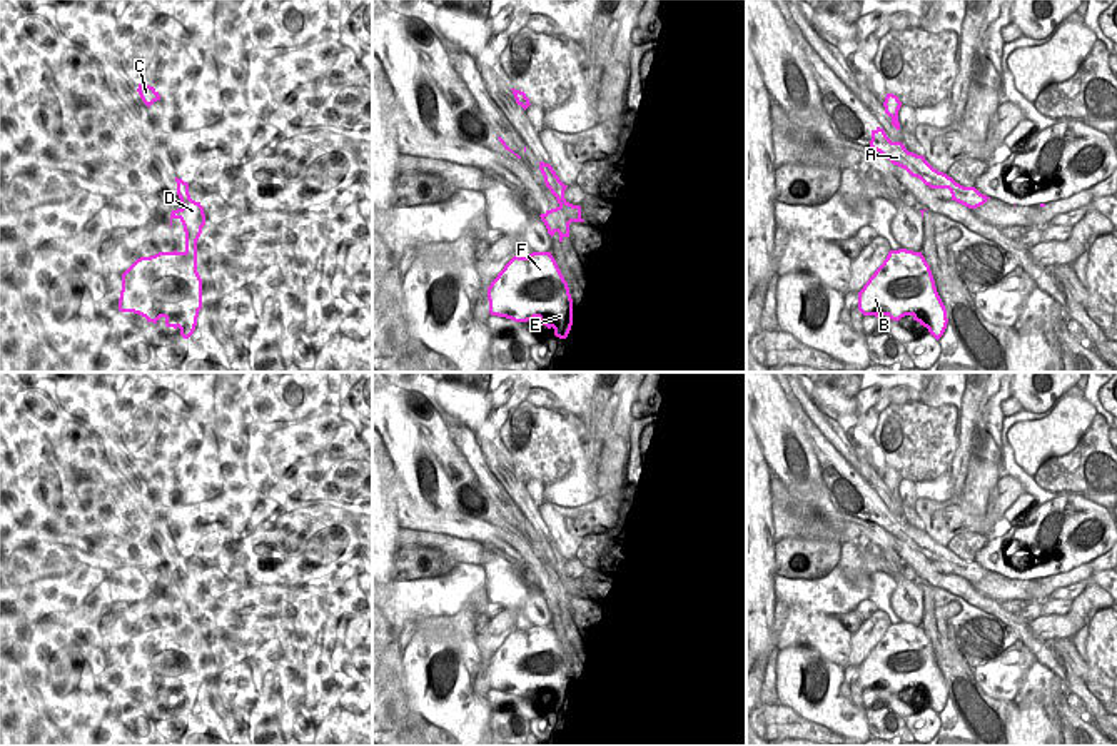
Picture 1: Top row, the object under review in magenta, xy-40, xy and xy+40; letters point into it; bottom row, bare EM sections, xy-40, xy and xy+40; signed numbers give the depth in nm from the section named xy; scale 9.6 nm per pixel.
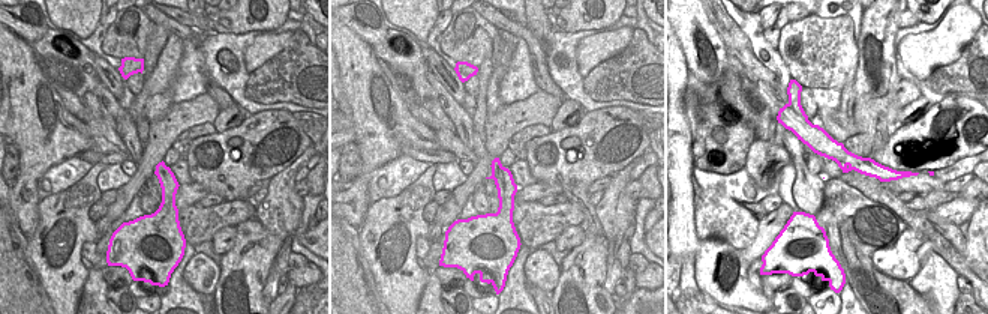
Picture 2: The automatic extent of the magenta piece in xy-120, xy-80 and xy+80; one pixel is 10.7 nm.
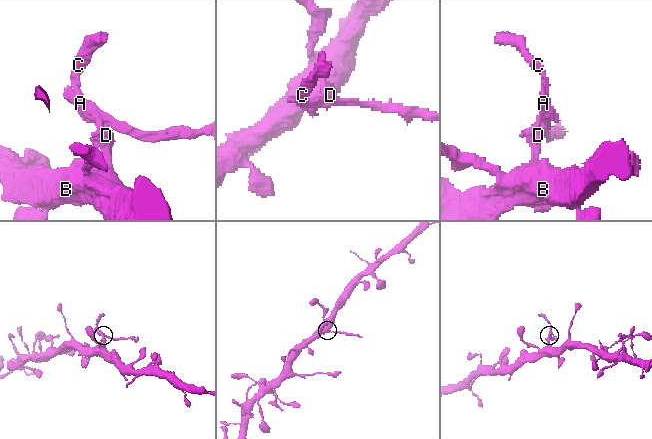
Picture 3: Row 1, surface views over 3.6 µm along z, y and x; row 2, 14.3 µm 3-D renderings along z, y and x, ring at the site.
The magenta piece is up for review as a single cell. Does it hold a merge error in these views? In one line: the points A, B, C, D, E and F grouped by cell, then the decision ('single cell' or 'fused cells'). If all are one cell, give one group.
A B C D E F | single cell

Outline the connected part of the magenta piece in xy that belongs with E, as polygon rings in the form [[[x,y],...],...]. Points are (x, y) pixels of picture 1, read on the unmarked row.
[[[551,626],[514,629],[488,661],[489,688],[514,696],[538,691],[539,699],[566,713],[573,699],[573,673]]]

